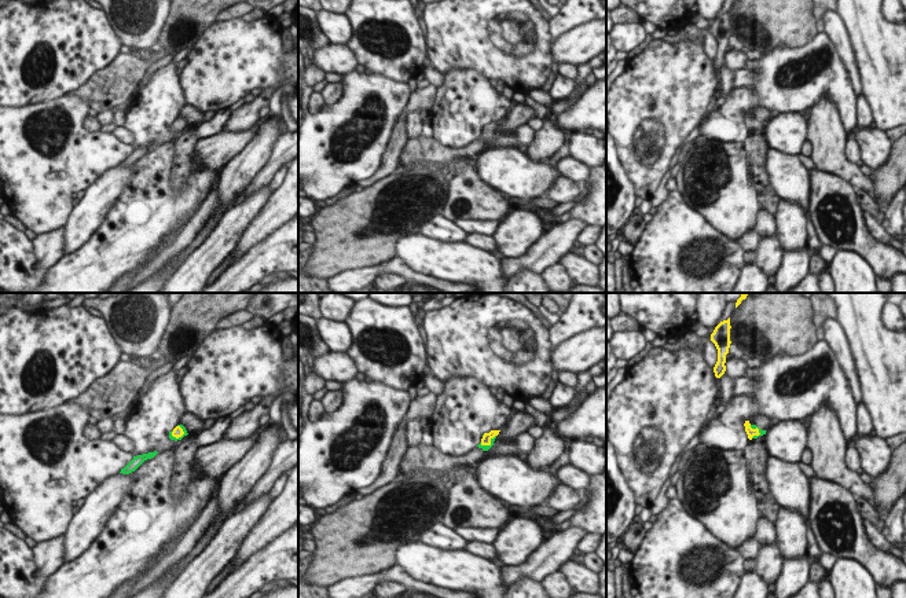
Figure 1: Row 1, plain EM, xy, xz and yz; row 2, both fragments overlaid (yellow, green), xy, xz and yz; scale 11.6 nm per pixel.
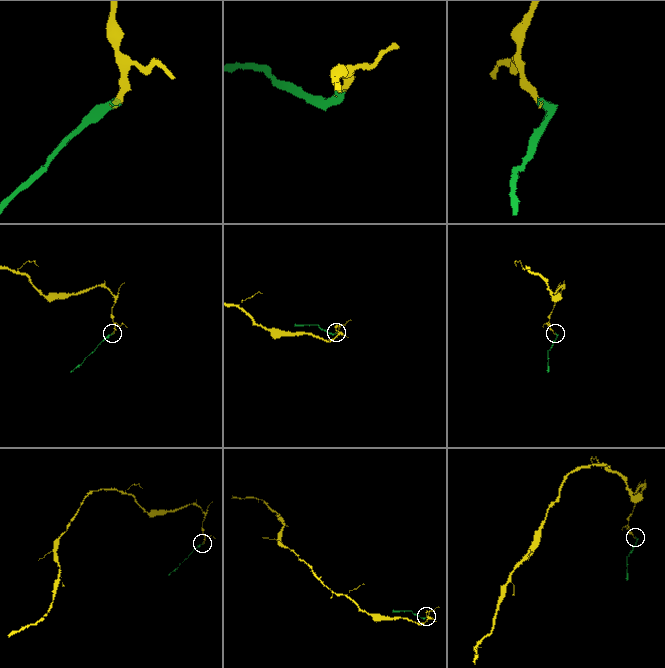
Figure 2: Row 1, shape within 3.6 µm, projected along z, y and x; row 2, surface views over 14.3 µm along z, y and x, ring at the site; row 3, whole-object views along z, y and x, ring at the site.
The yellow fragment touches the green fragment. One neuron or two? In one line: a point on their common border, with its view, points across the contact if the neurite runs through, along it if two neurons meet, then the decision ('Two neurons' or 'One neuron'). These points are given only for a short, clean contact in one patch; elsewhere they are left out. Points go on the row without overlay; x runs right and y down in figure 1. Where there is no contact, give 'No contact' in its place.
Touches yellow at xy (183, 125). Path across: xy (178, 124), (183, 125), (182, 118). One neuron

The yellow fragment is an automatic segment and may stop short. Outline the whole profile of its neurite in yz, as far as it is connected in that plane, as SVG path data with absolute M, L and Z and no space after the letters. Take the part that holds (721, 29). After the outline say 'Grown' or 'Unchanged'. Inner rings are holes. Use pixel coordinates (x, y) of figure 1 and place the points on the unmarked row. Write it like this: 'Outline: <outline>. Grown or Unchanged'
Outline: M730 10L727 12L720 14L714 25L711 26L711 33L715 36L718 41L718 54L714 59L714 65L716 70L720 70L726 63L726 47L729 45L730 40Z. Unchanged

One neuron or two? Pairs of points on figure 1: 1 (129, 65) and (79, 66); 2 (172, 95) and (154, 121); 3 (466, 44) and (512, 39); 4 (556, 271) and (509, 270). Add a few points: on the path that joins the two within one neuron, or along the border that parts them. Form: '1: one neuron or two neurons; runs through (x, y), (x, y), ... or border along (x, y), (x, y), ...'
1: two neurons; border along (118, 51), (106, 65), (96, 69), (80, 84)
2: one neuron; runs through (165, 102), (154, 114)
3: one neuron; runs through (477, 39), (501, 39)
4: two neurons; border along (557, 261), (539, 274)

